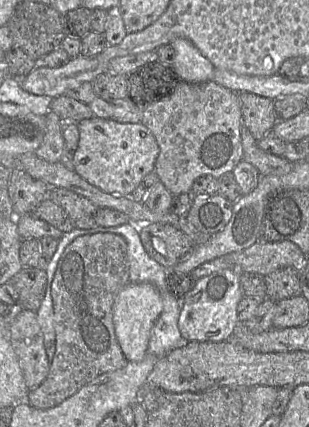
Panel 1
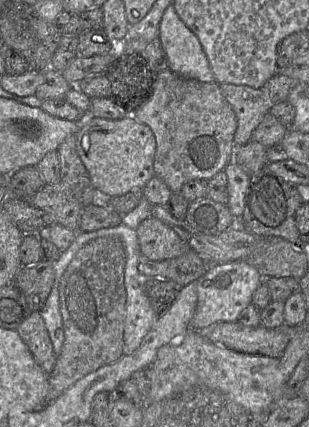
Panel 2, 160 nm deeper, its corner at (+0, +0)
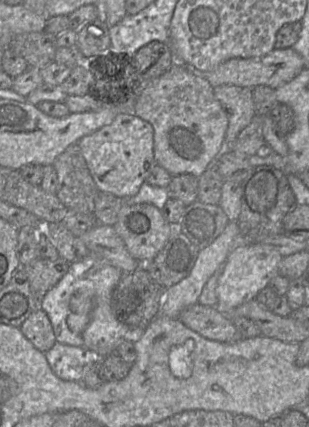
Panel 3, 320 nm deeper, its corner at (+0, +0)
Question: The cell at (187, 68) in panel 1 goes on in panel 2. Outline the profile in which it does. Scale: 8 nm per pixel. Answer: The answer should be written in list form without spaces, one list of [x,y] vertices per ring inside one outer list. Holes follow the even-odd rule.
[[[174,3],[169,5],[160,22],[159,39],[171,71],[202,82],[215,82],[214,73],[198,37],[180,19]]]

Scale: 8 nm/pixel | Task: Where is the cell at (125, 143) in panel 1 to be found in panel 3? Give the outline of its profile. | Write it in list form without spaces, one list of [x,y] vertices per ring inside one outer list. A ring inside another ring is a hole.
[[[119,114],[111,123],[83,137],[77,144],[100,193],[121,199],[136,195],[156,165],[154,129],[134,114]]]

